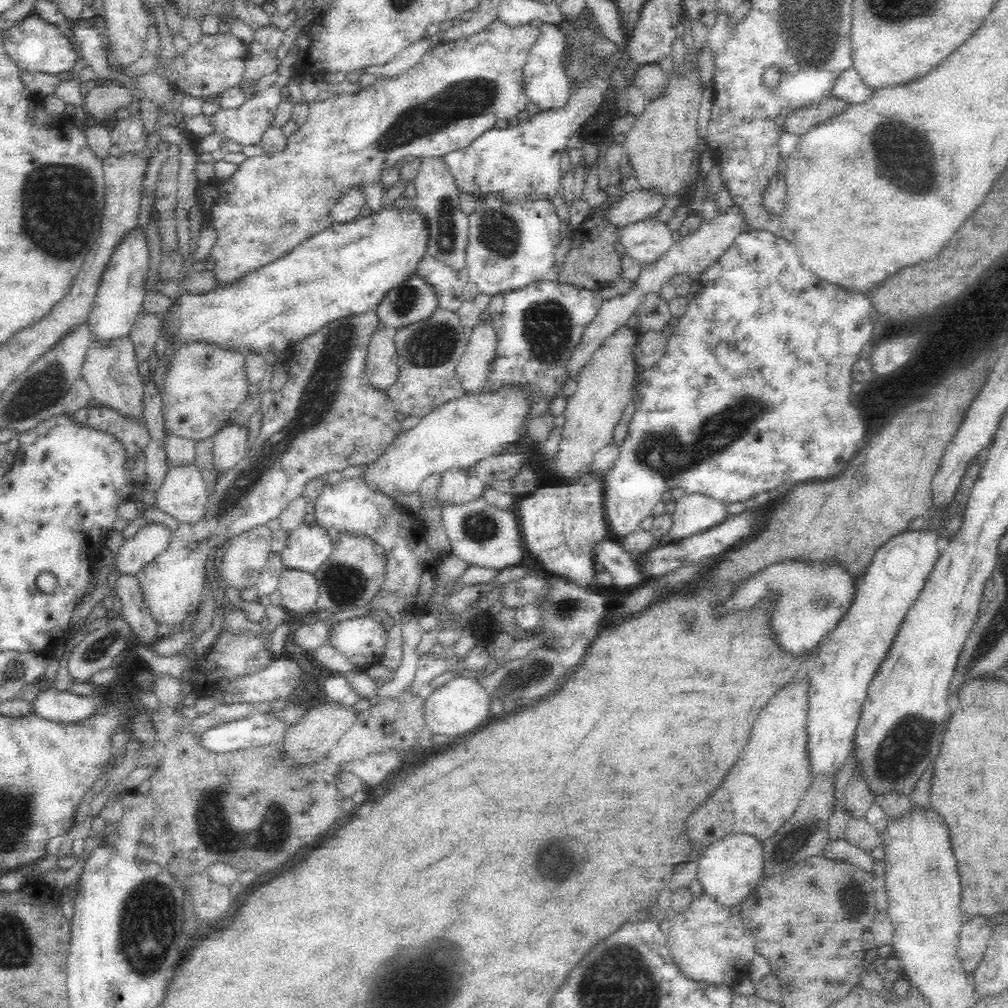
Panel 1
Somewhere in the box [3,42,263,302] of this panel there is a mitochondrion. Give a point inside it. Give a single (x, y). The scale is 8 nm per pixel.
(57, 193)

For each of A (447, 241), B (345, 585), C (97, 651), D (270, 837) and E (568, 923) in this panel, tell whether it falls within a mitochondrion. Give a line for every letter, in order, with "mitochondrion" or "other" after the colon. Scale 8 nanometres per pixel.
A: mitochondrion
B: mitochondrion
C: mitochondrion
D: mitochondrion
E: other

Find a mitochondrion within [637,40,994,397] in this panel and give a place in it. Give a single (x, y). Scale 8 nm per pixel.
(911, 154)

